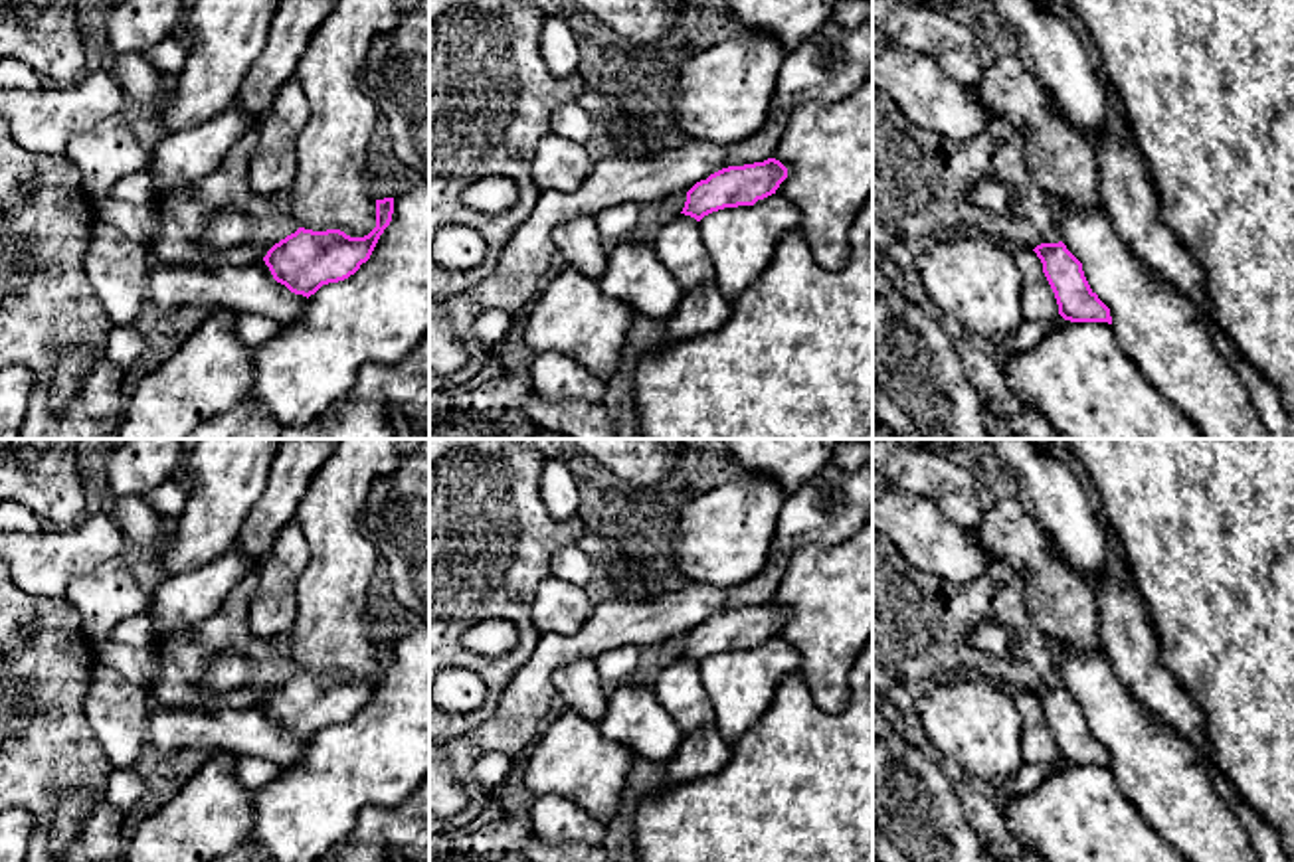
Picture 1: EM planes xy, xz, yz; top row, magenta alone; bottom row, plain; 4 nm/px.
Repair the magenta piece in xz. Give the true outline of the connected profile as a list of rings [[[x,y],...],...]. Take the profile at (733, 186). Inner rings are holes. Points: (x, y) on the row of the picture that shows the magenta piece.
[[[776,158],[722,168],[687,192],[681,214],[700,221],[724,208],[754,206],[758,200],[776,194],[786,178],[787,168]]]

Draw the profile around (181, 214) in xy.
[[[257,129],[245,132],[222,164],[182,190],[154,194],[158,229],[146,243],[152,261],[166,267],[216,267],[261,261],[267,251],[289,235],[289,219],[277,196],[249,194],[249,160],[259,142]],[[214,210],[239,210],[253,217],[253,235],[228,251],[202,249],[202,223]]]

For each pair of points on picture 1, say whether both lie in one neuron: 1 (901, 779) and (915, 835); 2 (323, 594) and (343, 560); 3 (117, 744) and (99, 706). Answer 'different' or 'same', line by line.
1: same
2: same
3: same

